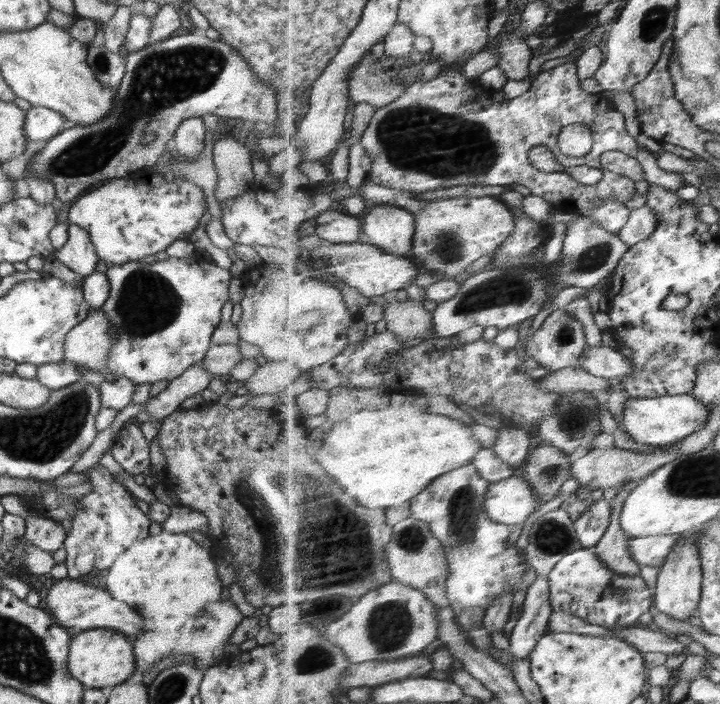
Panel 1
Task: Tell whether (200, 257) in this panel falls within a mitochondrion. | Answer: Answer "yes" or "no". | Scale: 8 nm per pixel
no

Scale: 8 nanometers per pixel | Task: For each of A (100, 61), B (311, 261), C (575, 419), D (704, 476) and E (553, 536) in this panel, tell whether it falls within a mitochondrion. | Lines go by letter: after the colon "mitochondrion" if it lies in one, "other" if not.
A: mitochondrion
B: other
C: mitochondrion
D: mitochondrion
E: mitochondrion

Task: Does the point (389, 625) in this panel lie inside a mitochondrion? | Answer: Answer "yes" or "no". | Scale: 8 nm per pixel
yes

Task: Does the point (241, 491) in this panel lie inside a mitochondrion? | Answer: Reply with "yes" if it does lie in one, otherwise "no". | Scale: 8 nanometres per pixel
yes

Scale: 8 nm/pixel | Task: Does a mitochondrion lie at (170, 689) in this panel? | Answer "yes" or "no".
yes

